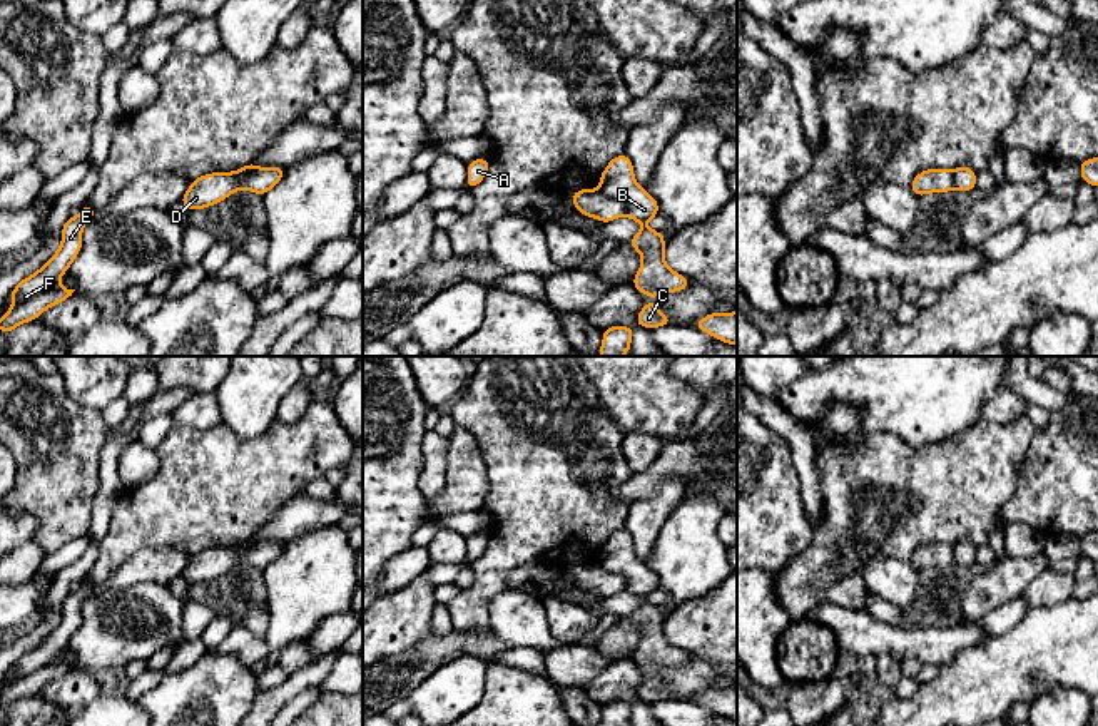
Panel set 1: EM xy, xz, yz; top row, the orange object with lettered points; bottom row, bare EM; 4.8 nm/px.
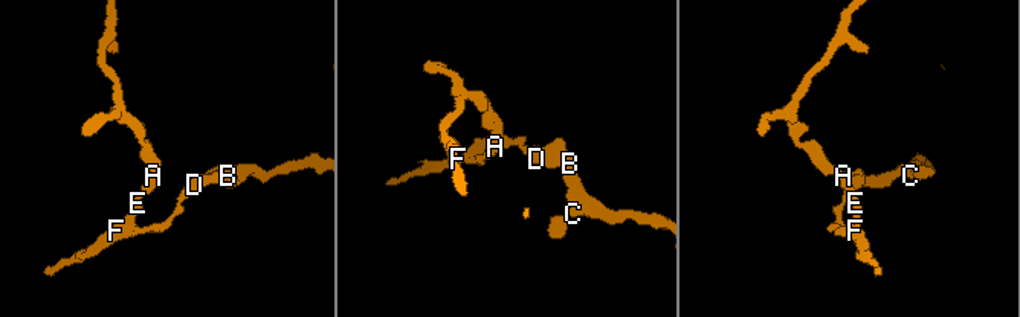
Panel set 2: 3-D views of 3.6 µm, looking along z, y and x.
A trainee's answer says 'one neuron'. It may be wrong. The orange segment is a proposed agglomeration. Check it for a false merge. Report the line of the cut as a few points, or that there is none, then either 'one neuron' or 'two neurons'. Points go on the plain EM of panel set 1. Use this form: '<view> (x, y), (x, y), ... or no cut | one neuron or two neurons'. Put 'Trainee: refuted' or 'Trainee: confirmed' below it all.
xz (599, 564), (610, 572), (620, 574), (625, 579), (627, 589) | two neurons
Trainee: refuted

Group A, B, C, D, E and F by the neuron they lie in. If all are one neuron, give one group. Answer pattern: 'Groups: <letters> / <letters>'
Groups: A D E F / B C

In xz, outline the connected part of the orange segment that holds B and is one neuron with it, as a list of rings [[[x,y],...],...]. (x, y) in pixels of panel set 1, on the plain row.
[[[627,529],[613,532],[600,550],[600,565],[627,579],[627,591],[638,599],[658,589],[658,577],[637,559],[633,540]]]

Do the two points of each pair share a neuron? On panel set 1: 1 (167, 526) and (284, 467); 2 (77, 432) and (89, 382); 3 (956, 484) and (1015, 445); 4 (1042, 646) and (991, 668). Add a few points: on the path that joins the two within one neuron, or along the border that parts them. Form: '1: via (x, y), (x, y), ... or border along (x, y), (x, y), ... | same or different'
1: via (196, 501), (213, 489), (238, 485), (256, 475) | same
2: border along (59, 373), (66, 392), (74, 400), (101, 412) | different
3: via (971, 475), (1000, 450) | same
4: via (1030, 658), (1020, 666), (1003, 668) | same

